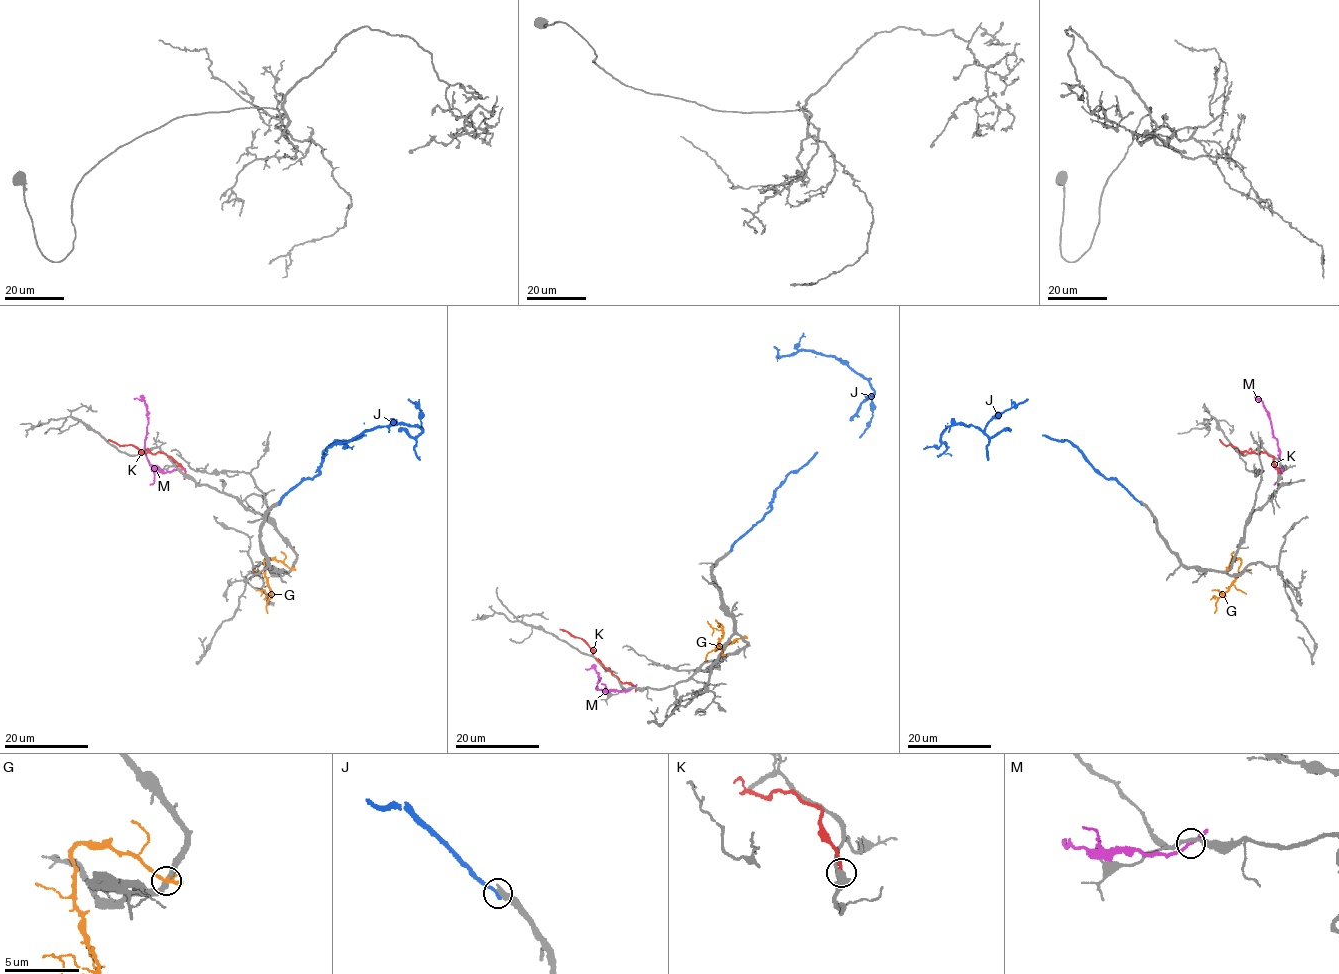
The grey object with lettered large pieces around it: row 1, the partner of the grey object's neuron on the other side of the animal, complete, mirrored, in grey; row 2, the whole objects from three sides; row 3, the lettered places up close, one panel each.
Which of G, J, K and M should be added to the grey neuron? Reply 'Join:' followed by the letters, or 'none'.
Join: none

